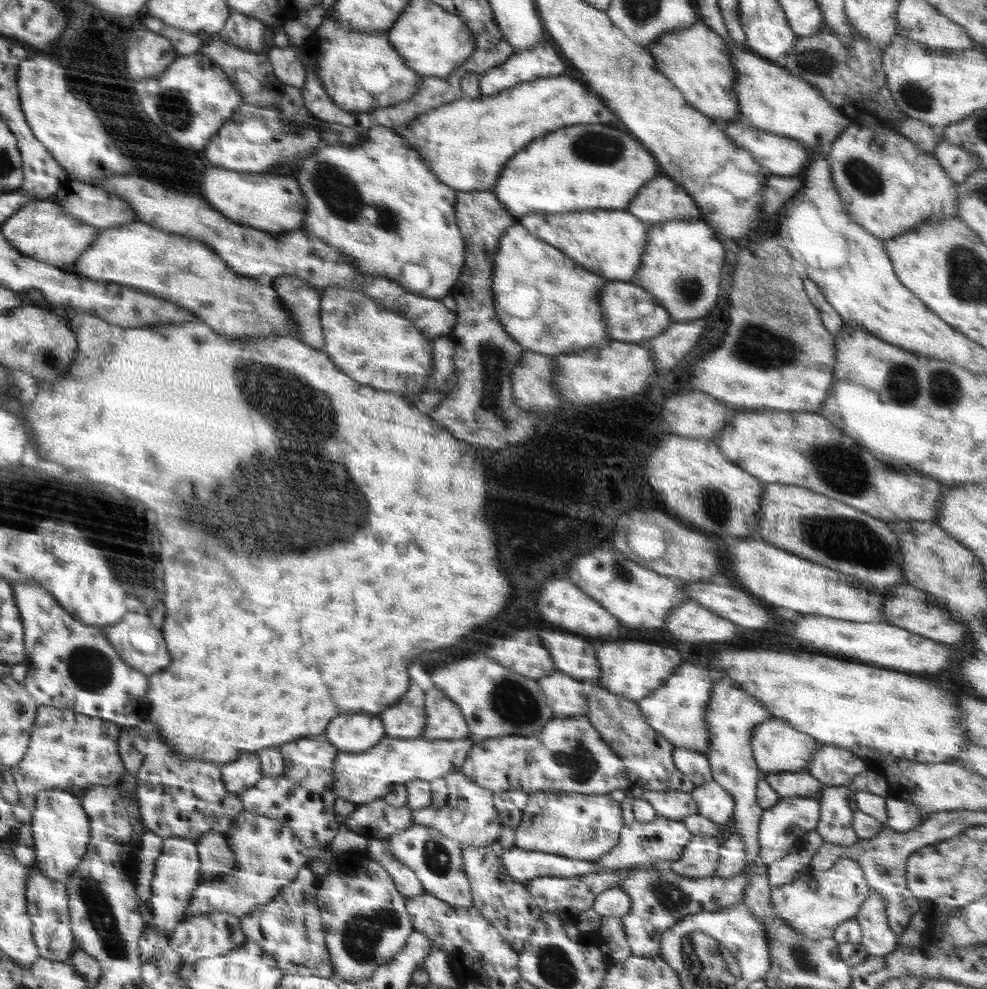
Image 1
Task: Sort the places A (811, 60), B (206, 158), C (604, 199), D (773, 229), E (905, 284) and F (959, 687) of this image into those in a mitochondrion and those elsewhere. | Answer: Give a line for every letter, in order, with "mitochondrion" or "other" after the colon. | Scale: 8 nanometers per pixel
A: mitochondrion
B: other
C: other
D: other
E: other
F: other

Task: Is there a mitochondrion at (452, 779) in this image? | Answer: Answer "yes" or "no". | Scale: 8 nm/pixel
no

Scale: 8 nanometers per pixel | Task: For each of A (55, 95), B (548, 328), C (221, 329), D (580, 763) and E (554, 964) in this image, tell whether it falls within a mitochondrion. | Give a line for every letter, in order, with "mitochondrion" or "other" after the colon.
A: mitochondrion
B: mitochondrion
C: other
D: mitochondrion
E: mitochondrion

